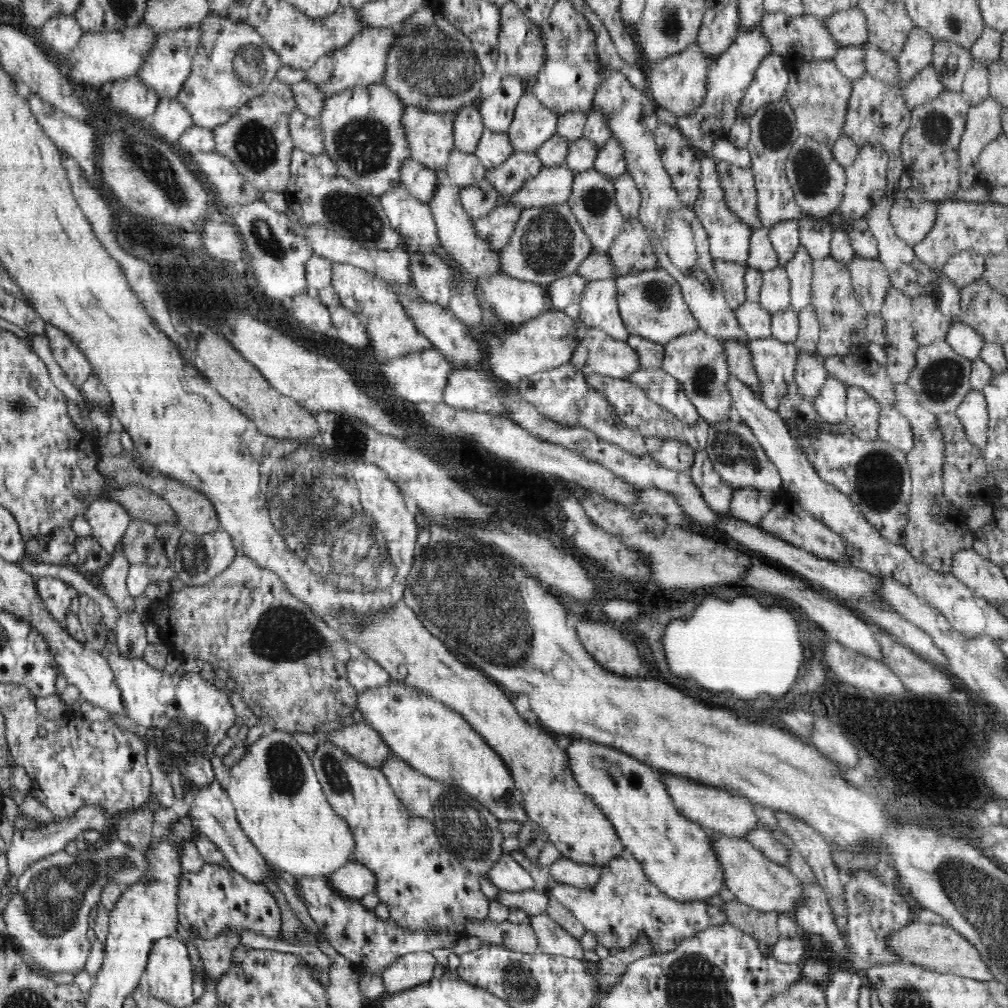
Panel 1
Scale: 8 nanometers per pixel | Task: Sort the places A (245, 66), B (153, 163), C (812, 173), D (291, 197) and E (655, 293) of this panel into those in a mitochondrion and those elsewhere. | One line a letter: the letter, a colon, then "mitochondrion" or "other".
A: mitochondrion
B: mitochondrion
C: mitochondrion
D: other
E: mitochondrion

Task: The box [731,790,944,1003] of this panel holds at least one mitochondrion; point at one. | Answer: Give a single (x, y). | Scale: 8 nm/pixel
(877, 907)

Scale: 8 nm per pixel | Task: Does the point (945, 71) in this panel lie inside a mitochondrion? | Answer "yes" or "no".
no

